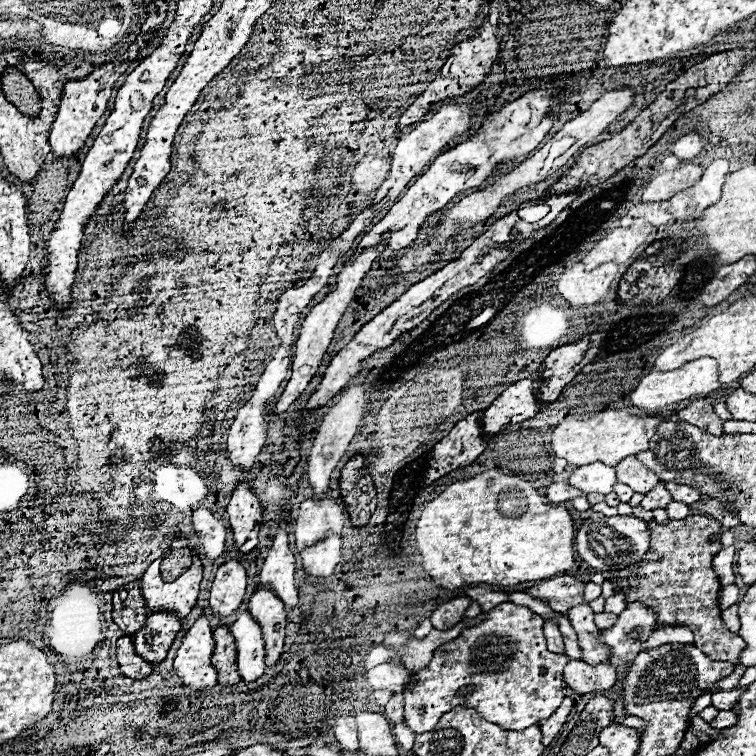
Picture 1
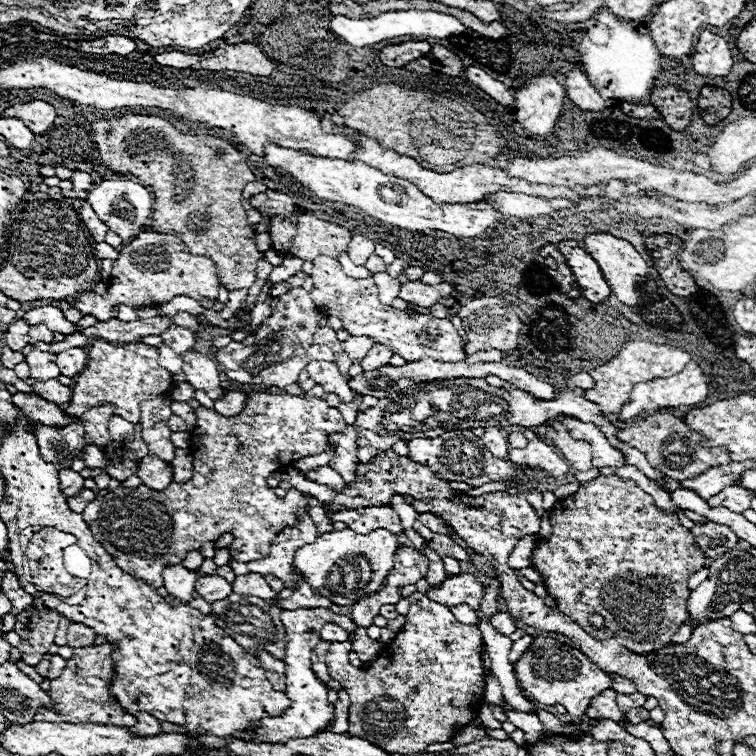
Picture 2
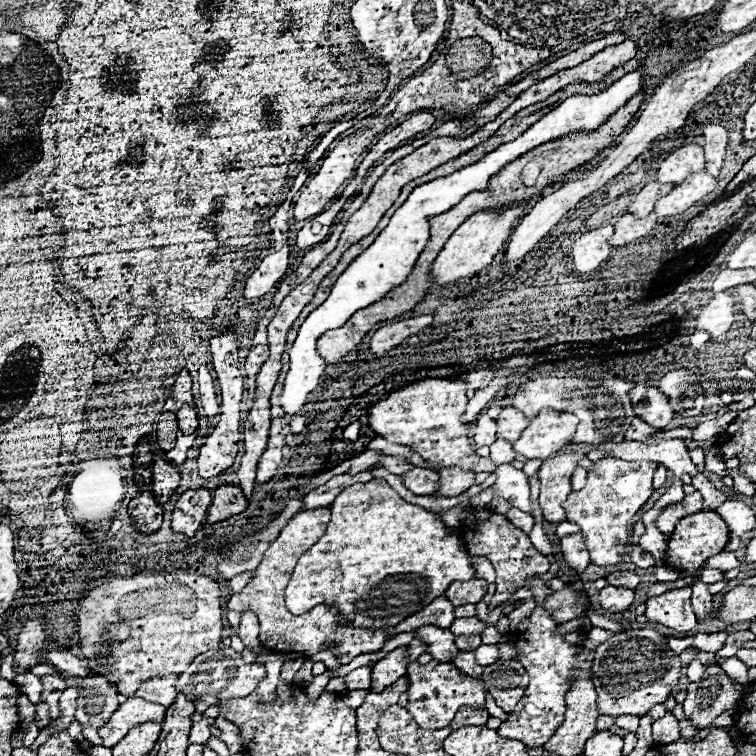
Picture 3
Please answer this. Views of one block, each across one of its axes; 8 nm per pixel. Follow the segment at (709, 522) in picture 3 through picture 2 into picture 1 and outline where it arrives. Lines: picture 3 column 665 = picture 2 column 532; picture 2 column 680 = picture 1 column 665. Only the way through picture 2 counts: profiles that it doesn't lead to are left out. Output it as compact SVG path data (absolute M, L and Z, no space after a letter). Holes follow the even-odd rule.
M692 514L684 520L670 520L668 524L658 524L652 520L650 528L652 540L644 560L634 566L616 570L614 580L624 580L618 582L620 590L626 590L628 602L638 600L652 608L658 614L658 626L678 624L692 628L696 634L696 646L708 658L736 664L746 648L746 642L732 634L720 620L720 582L712 570L712 558L720 552L720 540L708 540L708 536L718 532L722 526L712 518Z

